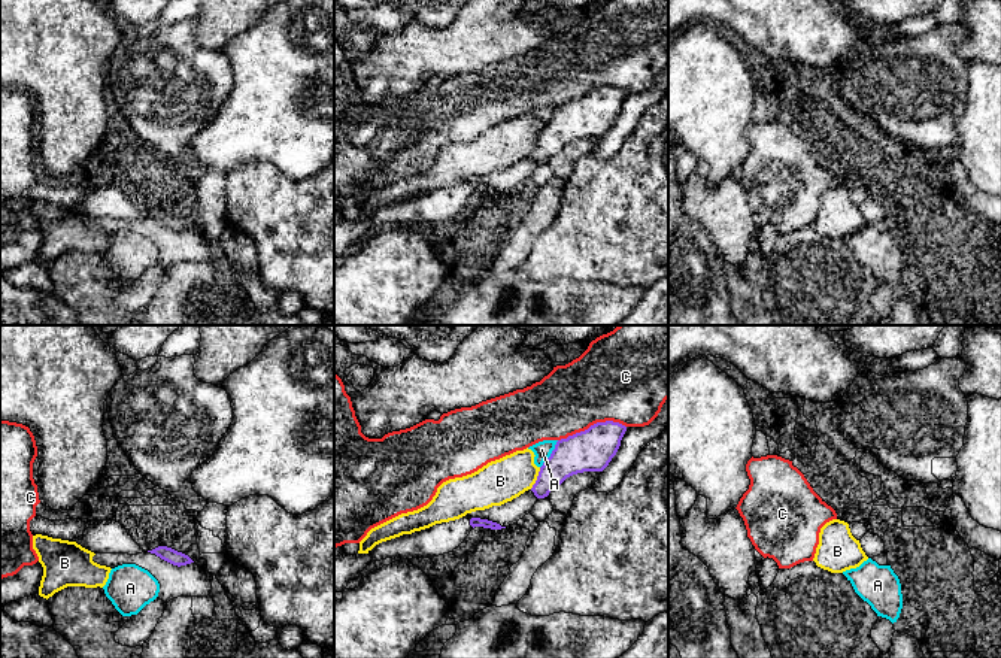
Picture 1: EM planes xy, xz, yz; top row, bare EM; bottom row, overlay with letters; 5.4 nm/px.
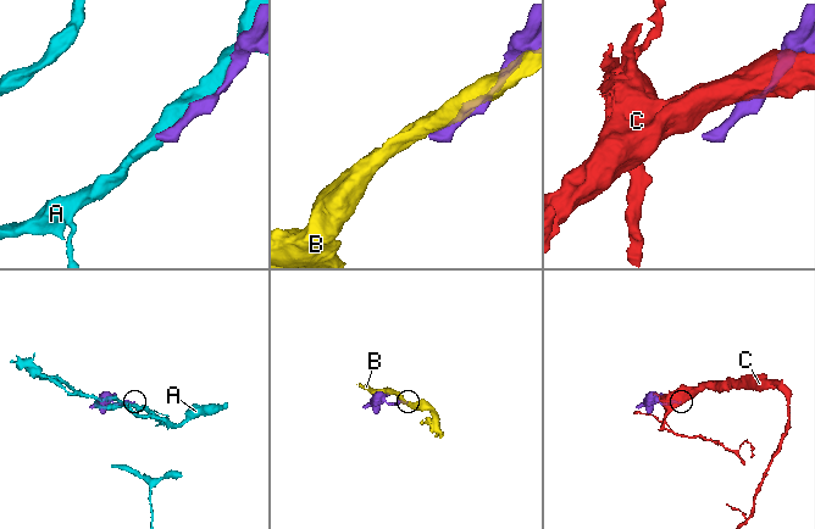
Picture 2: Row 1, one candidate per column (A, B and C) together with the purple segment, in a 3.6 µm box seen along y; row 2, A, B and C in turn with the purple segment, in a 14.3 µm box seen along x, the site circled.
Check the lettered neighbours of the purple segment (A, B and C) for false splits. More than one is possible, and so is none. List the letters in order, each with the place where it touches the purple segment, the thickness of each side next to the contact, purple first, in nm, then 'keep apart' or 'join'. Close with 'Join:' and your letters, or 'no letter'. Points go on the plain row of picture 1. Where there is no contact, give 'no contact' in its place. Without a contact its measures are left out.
A: meets purple in xz at (551, 120); 220 nm thick on the purple side, 90 nm on the other; keep apart
B: meets purple in xz at (537, 143); 200 nm thick on the purple side, 240 nm on the other; keep apart
C: meets purple in xz at (591, 91); 220 nm thick on the purple side, 420 nm on the other; keep apart
Join: no letter

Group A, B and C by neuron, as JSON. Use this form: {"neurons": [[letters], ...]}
{"neurons": [["A"], ["B"], ["C"]]}

